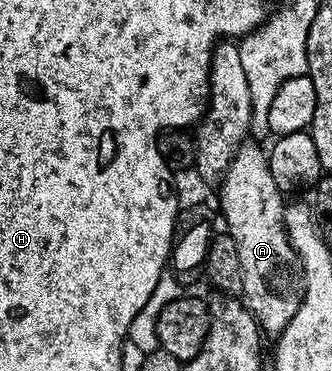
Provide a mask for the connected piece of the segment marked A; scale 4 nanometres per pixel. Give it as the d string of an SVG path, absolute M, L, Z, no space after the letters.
M246 142L235 154L235 158L229 163L223 179L220 181L221 188L221 212L225 215L225 224L228 235L233 237L235 246L239 246L239 266L243 266L243 303L249 309L251 315L257 320L257 327L262 333L271 334L276 338L291 322L295 316L295 310L301 305L303 291L302 281L299 279L299 261L296 252L293 251L289 234L285 231L285 206L286 197L275 186L275 178L271 178L269 169L269 157L266 149L257 142Z

